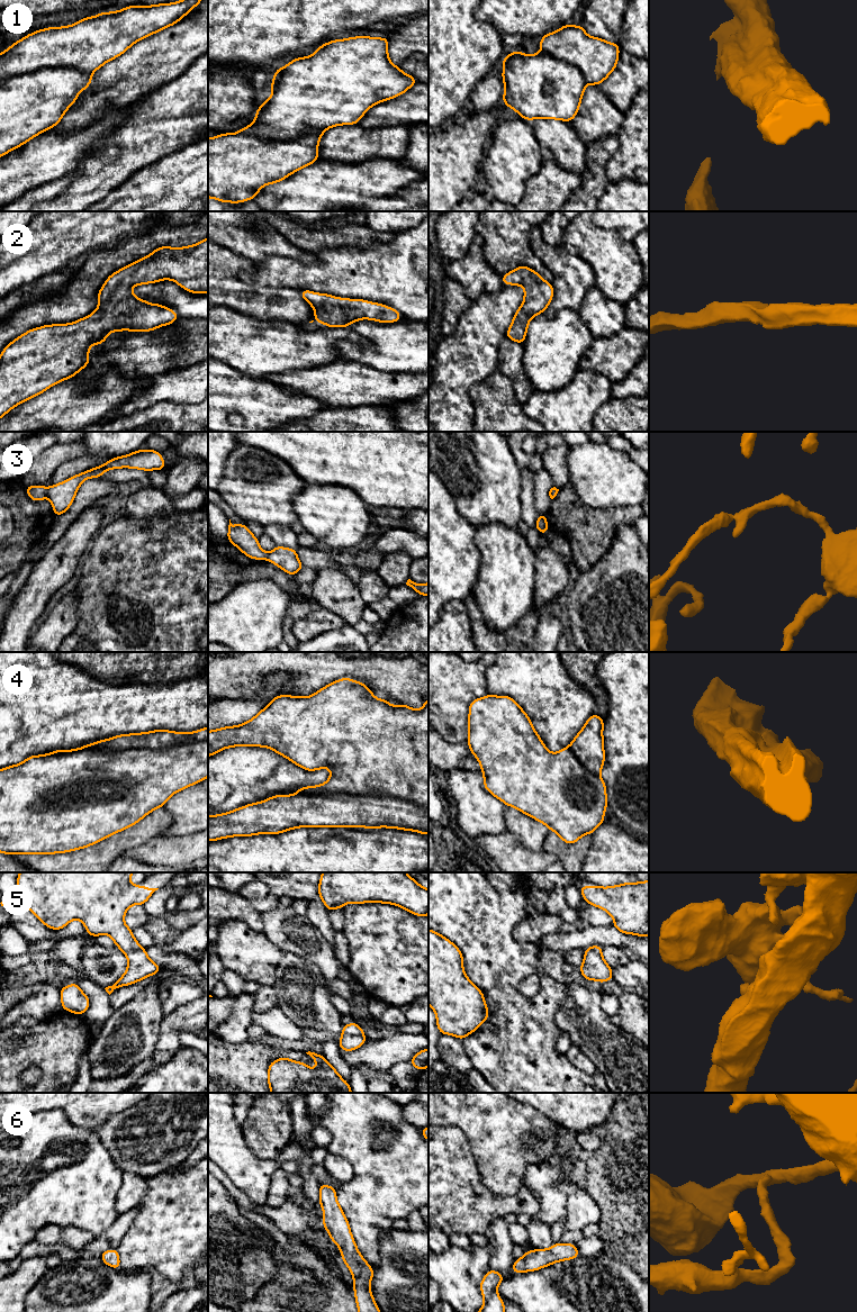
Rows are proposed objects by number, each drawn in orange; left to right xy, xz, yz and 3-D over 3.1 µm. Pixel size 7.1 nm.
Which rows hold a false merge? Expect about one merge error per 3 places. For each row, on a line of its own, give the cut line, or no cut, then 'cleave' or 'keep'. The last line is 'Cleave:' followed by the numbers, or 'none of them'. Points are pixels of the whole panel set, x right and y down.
1: cut in xy along (91, 72), (81, 72), (73, 69), (39, 68), (0, 81); cleave
2: no cut; keep
3: cut in xy along (46, 489), (47, 496); cleave
4: cut in xz along (296, 793), (381, 793), (415, 802), (427, 808); cleave
5: no cut; keep
6: no cut; keep
Cleave: 1, 3, 4

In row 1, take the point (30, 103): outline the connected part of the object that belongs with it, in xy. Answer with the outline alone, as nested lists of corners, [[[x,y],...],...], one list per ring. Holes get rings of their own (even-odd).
[[[46,67],[0,81],[0,157],[56,126],[66,110],[92,81],[92,73],[74,69]]]

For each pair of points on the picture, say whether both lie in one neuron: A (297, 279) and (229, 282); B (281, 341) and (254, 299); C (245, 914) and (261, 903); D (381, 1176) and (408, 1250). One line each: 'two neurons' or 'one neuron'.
A: two neurons
B: two neurons
C: two neurons
D: two neurons

